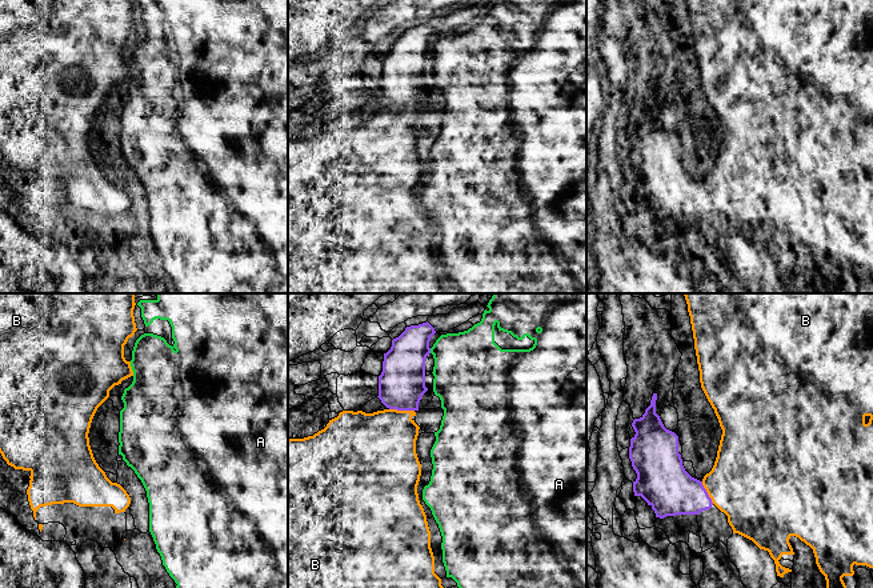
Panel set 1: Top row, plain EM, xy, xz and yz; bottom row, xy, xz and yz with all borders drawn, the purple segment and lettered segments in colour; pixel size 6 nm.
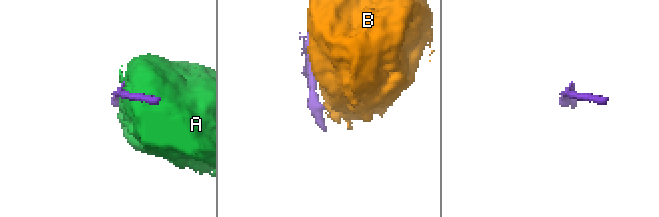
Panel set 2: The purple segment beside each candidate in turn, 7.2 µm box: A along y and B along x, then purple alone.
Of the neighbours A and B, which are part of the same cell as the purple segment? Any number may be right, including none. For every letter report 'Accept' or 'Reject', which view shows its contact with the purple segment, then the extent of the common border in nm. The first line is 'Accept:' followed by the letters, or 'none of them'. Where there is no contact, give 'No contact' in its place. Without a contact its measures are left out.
Accept: B
A: Reject. Touches purple in xz. Shared border 30 nm
B: Accept. Touches purple in xz. Shared border 150 nm

